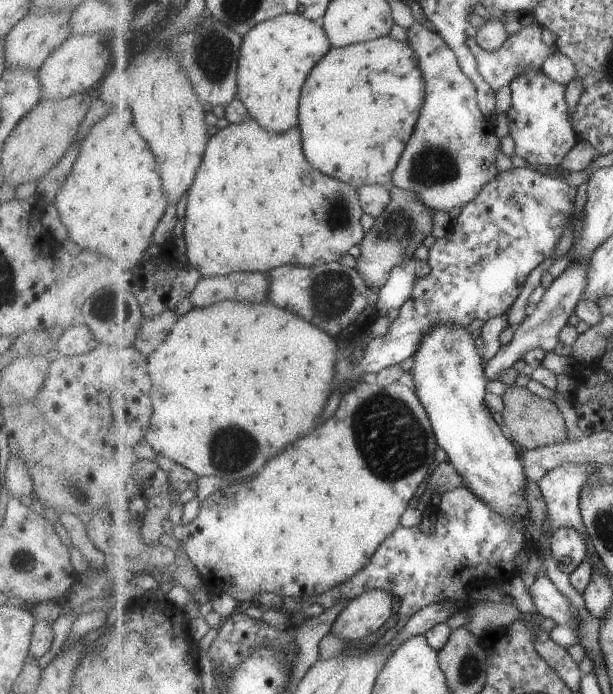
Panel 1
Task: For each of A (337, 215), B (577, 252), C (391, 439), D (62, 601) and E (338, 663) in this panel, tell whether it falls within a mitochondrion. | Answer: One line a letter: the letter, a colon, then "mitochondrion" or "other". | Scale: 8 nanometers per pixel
A: mitochondrion
B: other
C: mitochondrion
D: other
E: other

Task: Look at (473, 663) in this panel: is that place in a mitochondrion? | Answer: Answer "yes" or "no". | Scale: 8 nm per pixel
yes

